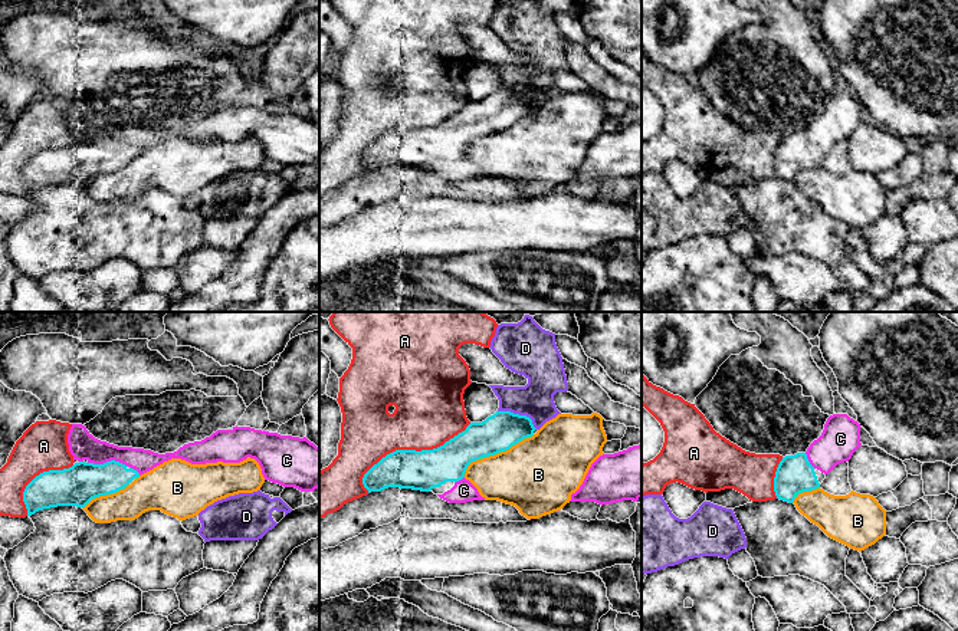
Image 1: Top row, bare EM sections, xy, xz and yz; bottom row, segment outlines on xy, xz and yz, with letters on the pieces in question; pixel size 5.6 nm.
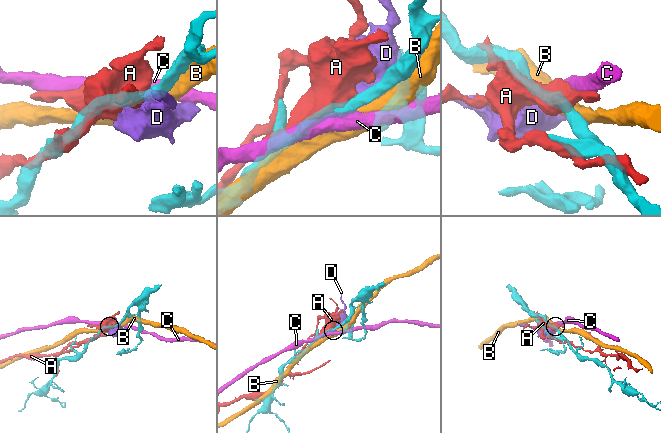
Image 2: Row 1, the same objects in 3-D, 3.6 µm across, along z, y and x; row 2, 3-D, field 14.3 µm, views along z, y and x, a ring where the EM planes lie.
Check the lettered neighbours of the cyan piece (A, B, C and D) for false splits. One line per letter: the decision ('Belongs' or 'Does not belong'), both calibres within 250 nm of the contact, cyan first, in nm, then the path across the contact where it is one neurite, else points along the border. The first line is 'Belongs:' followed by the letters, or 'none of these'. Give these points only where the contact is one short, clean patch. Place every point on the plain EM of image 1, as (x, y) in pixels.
Belongs: C
A: Does not belong. Thickness 220 nm (cyan) against 380 nm
B: Does not belong. Thickness 220 nm (cyan) against 400 nm
C: Belongs. Thickness 220 nm (cyan) against 160 nm. Path across: xy (78, 163), (95, 157), (114, 138), (105, 138), (82, 124)
D: Does not belong. Thickness 220 nm (cyan) against 200 nm. Boundary: xz (498, 88), (525, 92), (537, 107)

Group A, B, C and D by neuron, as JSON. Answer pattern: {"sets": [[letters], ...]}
{"sets": [["A"], ["B"], ["C"], ["D"]]}

